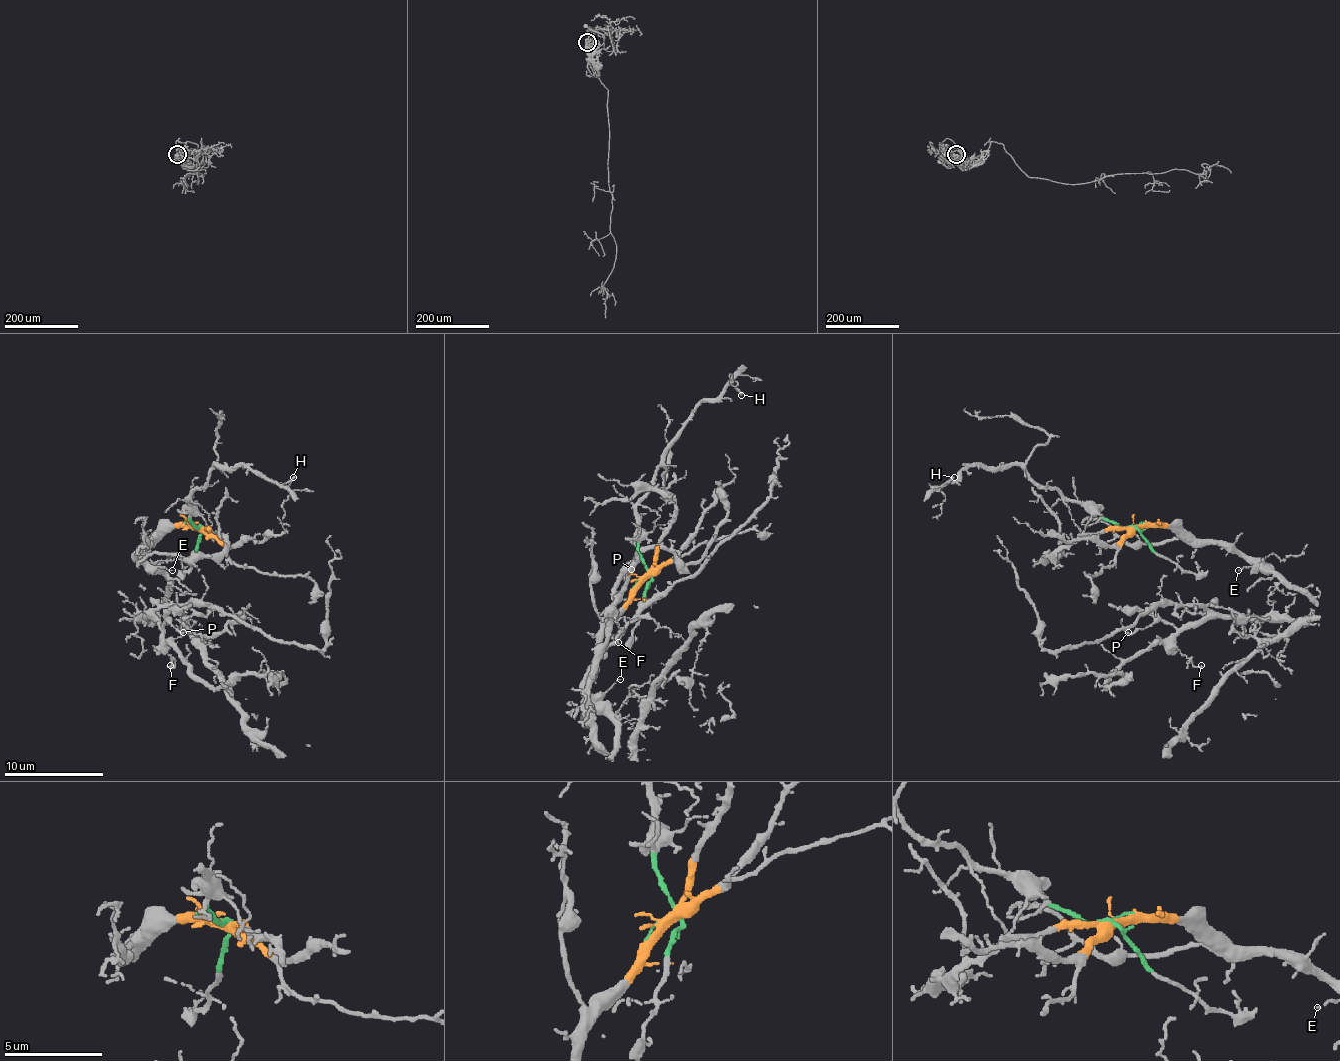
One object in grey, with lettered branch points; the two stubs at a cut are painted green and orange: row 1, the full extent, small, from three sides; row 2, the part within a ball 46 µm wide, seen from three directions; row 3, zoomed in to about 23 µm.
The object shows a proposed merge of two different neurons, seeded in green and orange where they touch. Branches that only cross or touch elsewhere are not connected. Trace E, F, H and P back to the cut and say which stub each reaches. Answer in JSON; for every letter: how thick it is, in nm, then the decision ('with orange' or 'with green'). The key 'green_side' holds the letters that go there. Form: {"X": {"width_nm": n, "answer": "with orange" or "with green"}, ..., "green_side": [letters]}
{"E": {"width_nm": 70, "answer": "with orange"}, "F": {"width_nm": 170, "answer": "with orange"}, "H": {"width_nm": 160, "answer": "with green"}, "P": {"width_nm": 140, "answer": "with orange"}, "green_side": ["H"]}

